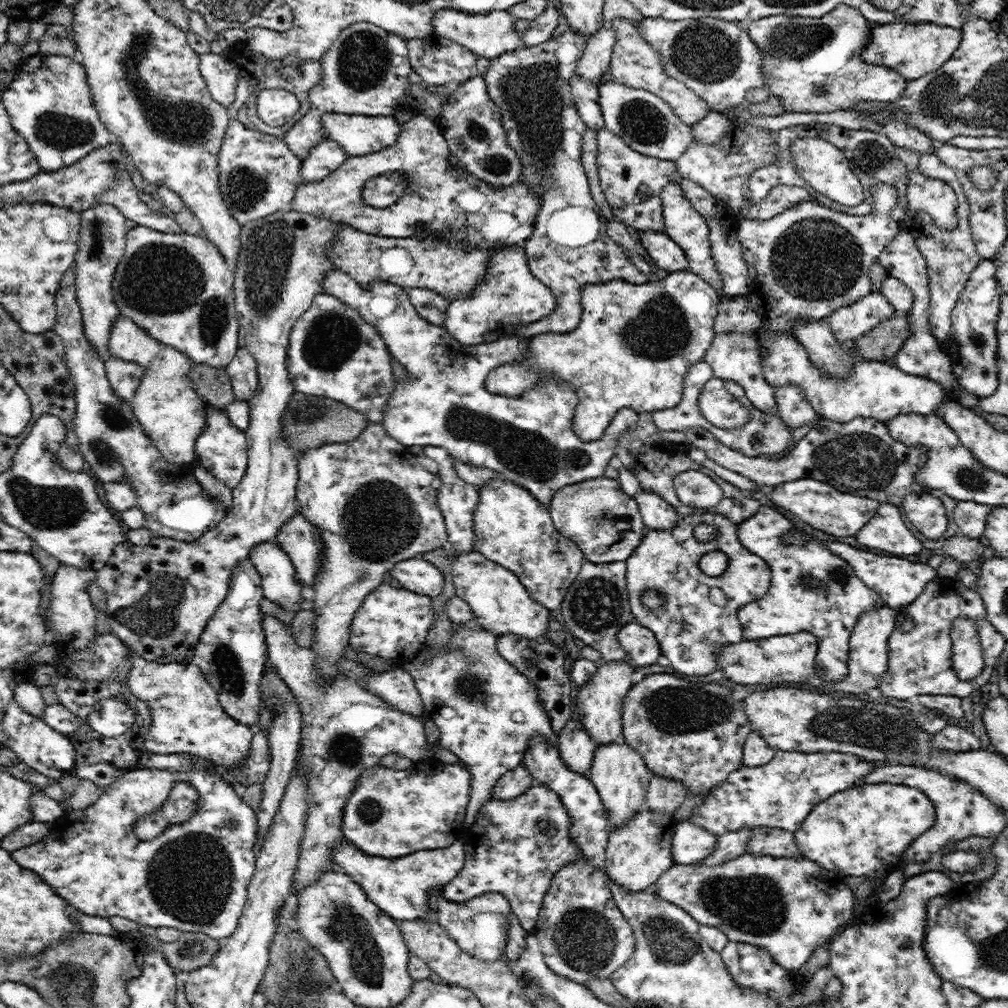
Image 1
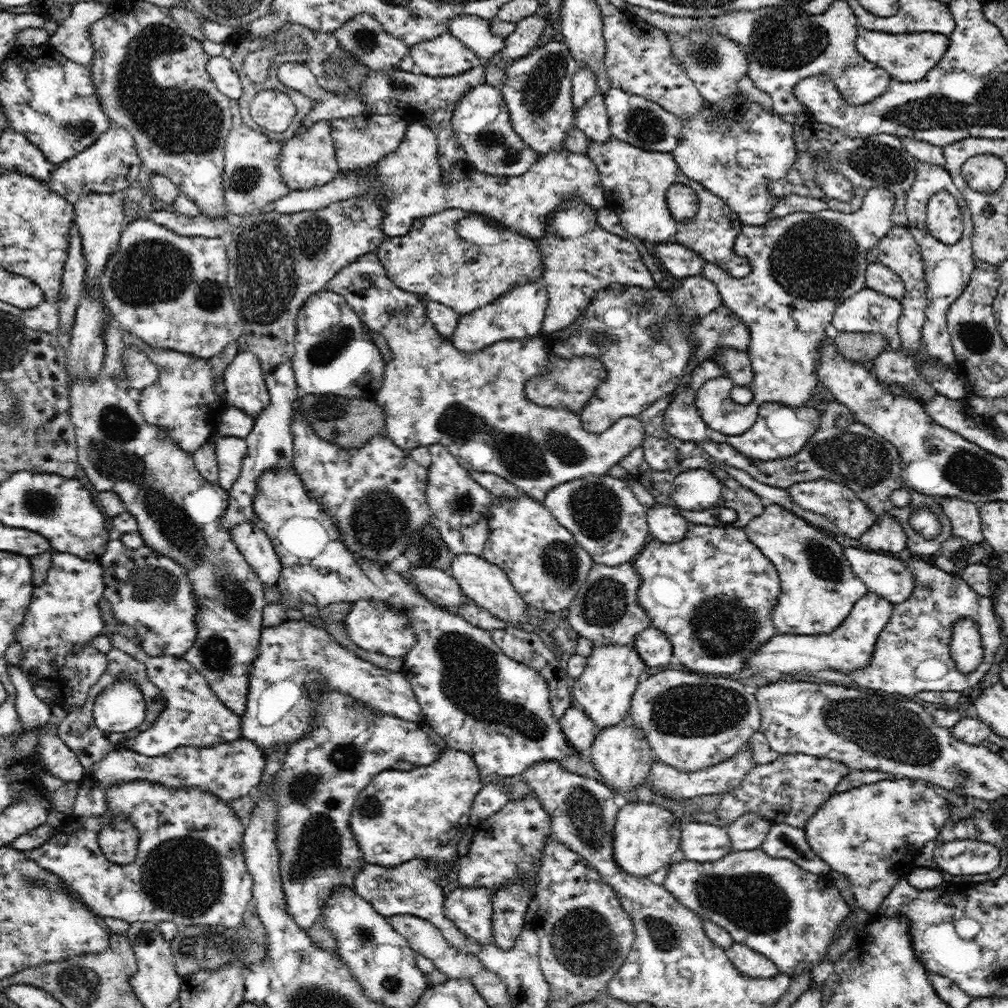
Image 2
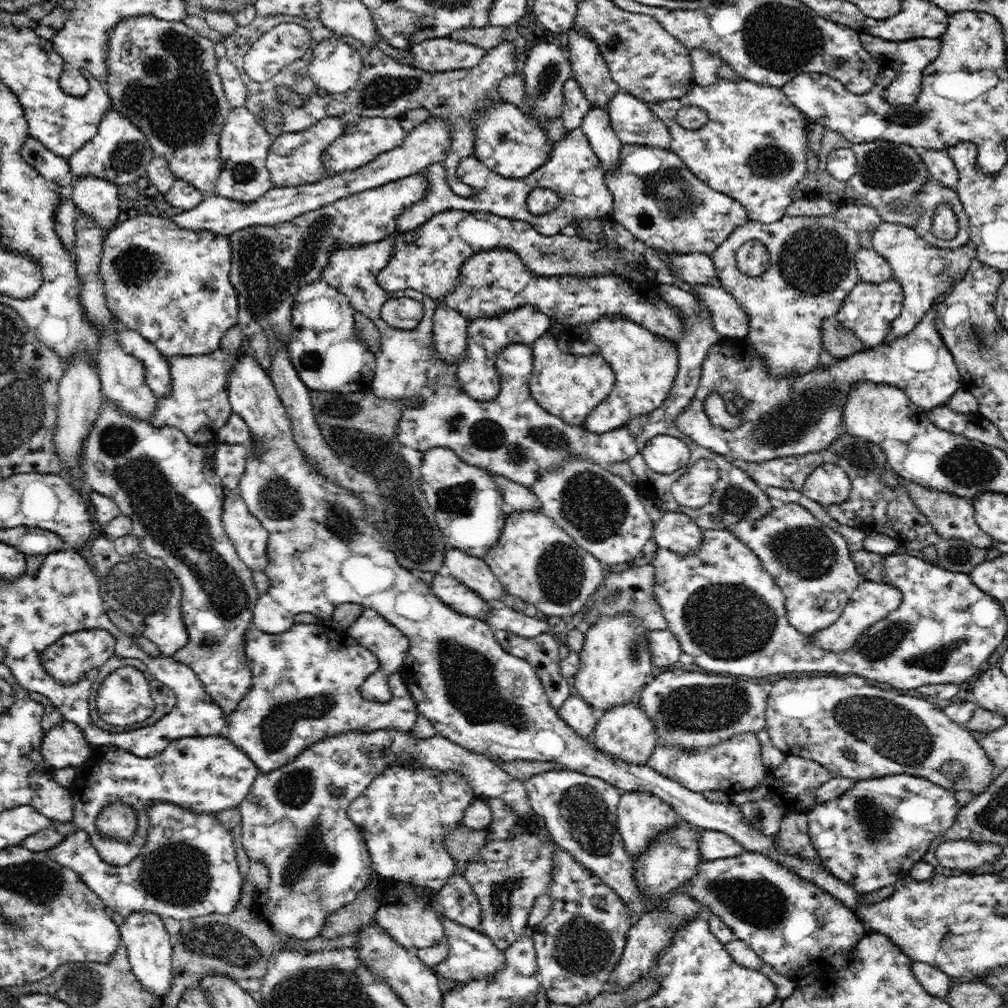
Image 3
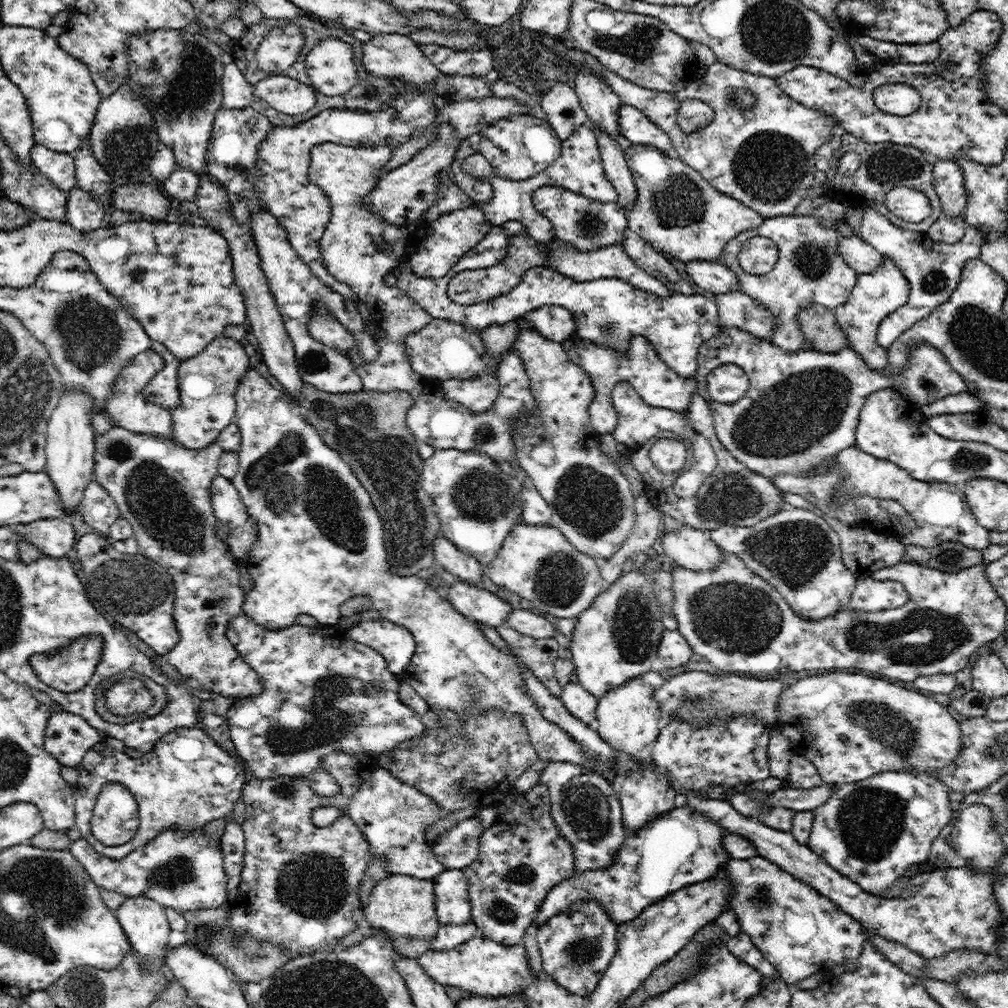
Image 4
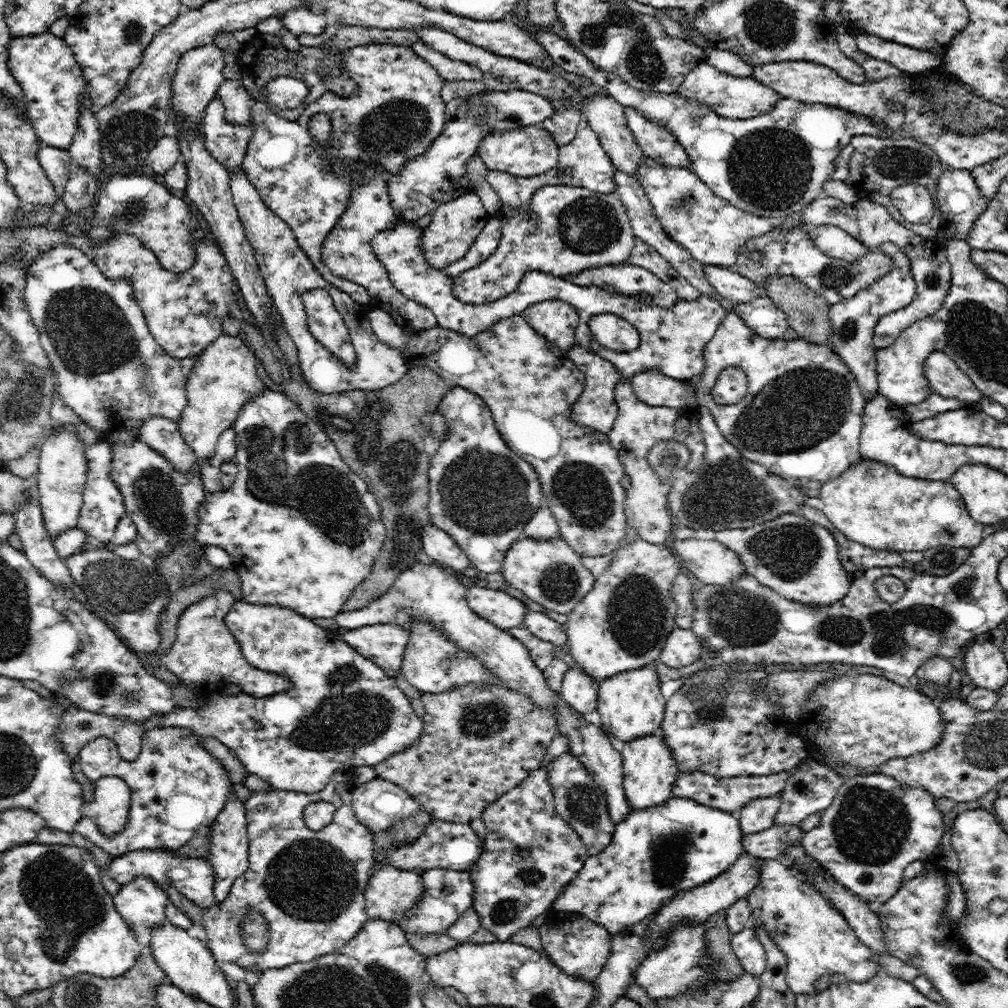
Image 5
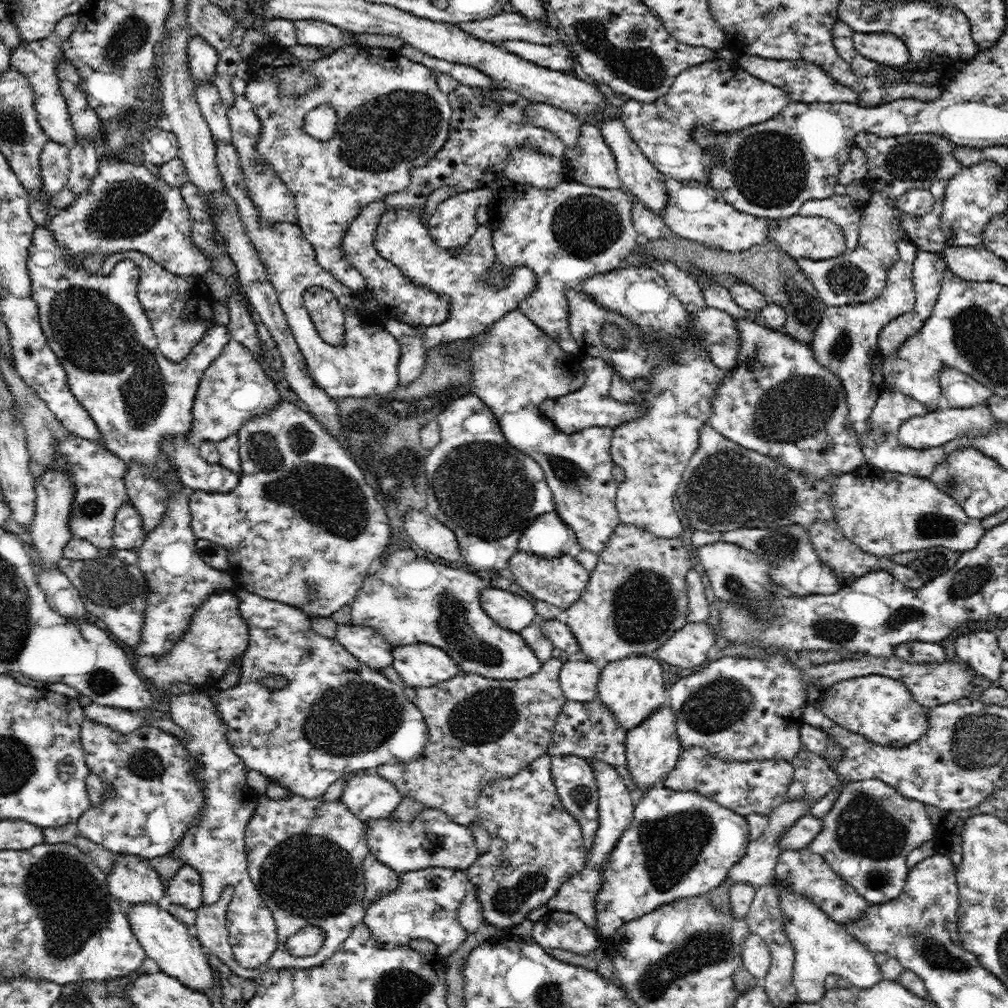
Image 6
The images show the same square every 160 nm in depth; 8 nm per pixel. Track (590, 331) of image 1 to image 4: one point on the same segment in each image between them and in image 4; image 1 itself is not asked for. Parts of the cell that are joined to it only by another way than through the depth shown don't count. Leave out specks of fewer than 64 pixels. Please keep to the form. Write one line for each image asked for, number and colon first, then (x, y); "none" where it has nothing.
2: (631, 330)
3: (645, 366)
4: (659, 386)

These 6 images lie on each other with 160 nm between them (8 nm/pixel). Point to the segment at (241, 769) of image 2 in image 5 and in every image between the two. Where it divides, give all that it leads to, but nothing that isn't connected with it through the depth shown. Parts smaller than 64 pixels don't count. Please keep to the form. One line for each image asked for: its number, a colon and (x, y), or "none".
3: (206, 774)
4: (187, 780)
5: (176, 788)

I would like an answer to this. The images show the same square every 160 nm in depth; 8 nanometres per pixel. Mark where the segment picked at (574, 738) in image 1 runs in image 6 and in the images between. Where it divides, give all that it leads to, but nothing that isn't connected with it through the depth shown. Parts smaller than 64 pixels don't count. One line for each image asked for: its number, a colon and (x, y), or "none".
2: (580, 731)
3: (576, 712)
4: (583, 705)
5: (579, 690)
6: (578, 680)

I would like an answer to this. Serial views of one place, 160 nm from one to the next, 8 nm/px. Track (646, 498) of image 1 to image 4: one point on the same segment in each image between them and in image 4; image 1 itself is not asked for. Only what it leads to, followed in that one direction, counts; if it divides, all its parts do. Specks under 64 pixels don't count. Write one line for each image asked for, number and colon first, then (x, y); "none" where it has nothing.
2: (668, 524)
3: (677, 532)
4: (693, 549)

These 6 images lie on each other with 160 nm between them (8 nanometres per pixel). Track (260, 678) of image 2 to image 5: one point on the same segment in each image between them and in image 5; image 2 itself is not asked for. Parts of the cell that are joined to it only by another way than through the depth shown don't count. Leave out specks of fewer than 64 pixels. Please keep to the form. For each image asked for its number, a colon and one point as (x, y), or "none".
3: (306, 683)
4: (313, 702)
5: (342, 710)

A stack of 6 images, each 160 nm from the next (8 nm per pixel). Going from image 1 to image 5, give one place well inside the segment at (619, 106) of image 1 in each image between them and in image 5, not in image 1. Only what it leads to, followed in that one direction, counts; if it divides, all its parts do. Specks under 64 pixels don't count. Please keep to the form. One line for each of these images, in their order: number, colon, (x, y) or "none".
2: (639, 121)
3: (634, 122)
4: (634, 126)
5: (659, 144)

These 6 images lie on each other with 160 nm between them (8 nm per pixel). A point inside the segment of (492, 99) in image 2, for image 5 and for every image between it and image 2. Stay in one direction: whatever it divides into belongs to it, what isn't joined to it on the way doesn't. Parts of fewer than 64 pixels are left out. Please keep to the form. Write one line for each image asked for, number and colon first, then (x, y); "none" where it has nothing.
3: (508, 141)
4: (520, 146)
5: (522, 152)

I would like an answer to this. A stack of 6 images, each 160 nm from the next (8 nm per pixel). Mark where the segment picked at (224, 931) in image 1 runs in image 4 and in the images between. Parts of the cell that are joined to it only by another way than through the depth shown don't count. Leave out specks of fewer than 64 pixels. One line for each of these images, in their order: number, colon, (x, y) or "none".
2: (190, 869)
3: (187, 868)
4: (183, 870)

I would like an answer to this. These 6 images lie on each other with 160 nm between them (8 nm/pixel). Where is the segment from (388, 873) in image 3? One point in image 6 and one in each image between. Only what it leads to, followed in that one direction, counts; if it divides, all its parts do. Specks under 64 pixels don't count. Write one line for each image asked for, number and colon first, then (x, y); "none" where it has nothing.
4: (393, 816)
5: (378, 804)
6: (370, 797)

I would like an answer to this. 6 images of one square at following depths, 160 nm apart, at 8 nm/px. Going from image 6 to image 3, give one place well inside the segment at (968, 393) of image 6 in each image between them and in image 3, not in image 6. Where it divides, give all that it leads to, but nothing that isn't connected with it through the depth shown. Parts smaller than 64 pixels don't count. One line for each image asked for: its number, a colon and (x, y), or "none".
3: (787, 416)
4: (801, 408)
5: (943, 376)

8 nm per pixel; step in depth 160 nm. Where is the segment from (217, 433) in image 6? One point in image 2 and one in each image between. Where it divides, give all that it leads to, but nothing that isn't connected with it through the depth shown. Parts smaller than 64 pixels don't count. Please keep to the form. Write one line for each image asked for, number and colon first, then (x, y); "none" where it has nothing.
2: (183, 403)
3: (198, 404)
4: (208, 381)
5: (225, 378)

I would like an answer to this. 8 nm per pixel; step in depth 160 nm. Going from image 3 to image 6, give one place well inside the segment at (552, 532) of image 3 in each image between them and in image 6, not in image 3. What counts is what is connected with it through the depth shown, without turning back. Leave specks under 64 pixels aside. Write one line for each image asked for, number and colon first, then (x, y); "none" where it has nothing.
4: (538, 562)
5: (550, 572)
6: (560, 581)

